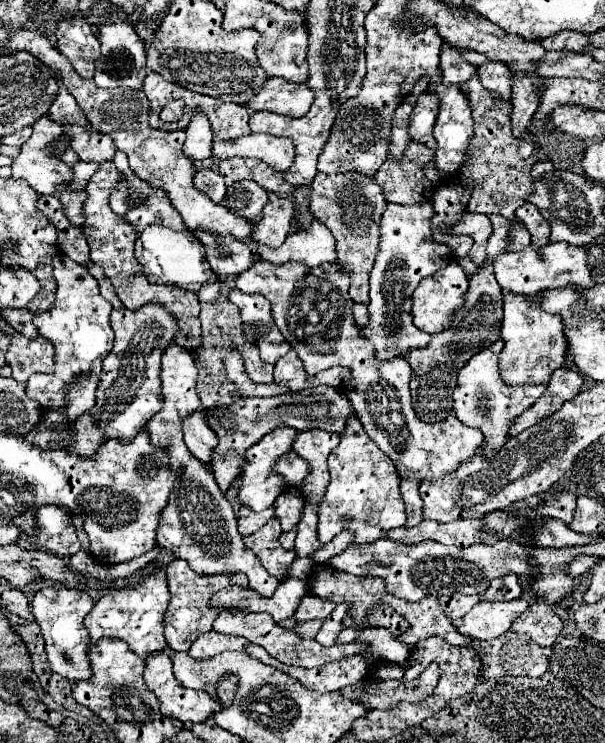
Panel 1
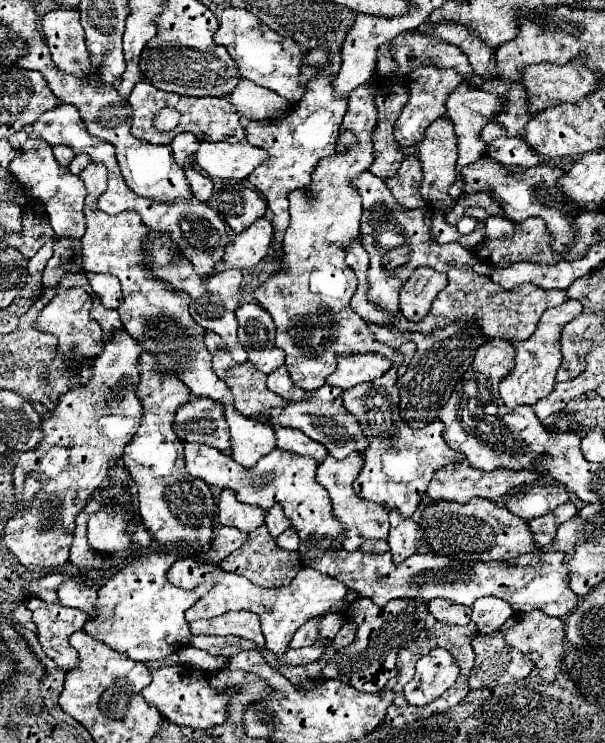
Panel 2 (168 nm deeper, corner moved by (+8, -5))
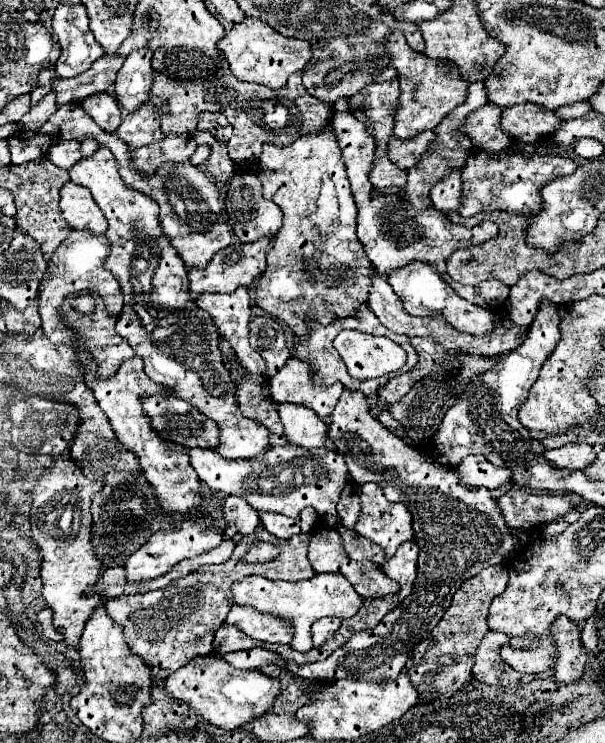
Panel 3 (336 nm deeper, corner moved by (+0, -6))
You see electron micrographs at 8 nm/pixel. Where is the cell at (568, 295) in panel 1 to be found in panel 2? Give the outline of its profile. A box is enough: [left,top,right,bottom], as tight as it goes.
[345,240,569,342]

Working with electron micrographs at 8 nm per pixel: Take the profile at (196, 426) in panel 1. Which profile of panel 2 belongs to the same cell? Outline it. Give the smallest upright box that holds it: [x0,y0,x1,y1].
[185,442,345,556]

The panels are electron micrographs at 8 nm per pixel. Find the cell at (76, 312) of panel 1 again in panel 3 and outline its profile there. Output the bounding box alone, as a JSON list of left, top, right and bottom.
[71,295,95,315]

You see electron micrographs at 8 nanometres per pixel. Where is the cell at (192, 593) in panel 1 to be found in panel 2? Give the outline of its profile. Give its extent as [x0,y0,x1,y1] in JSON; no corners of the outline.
[167,556,349,654]

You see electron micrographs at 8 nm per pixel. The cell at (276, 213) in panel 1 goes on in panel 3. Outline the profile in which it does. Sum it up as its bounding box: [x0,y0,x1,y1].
[189,237,273,299]

